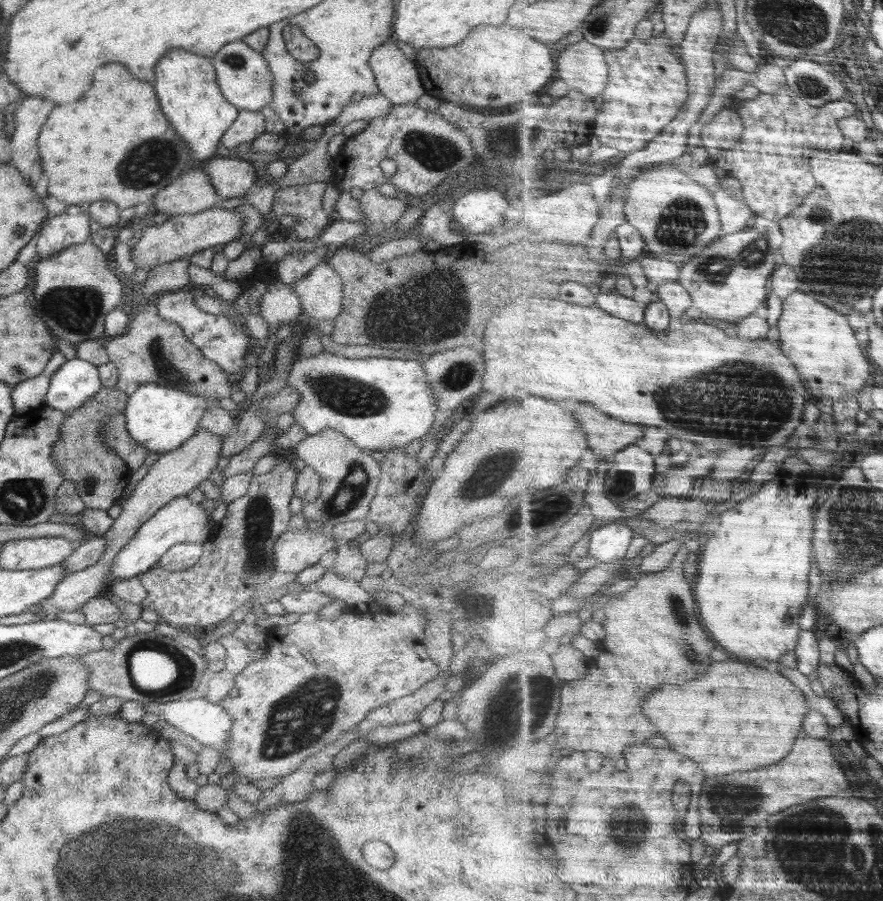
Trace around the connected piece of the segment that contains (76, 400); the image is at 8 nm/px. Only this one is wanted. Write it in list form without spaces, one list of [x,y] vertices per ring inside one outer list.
[[[80,358],[66,360],[52,373],[45,404],[65,415],[84,406],[102,388],[98,367]]]

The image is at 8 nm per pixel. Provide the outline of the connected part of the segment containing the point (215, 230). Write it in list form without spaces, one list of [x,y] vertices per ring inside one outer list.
[[[210,207],[197,214],[172,215],[160,226],[149,223],[140,241],[132,246],[132,260],[137,269],[152,268],[167,262],[177,261],[182,257],[190,258],[195,252],[209,249],[220,243],[238,239],[243,233],[243,214],[236,208]]]

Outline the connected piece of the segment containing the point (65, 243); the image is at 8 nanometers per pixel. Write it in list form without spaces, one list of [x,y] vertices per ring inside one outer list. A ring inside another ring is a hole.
[[[66,205],[64,212],[50,218],[48,225],[44,227],[42,235],[36,242],[38,255],[42,259],[50,258],[67,247],[89,241],[90,223],[84,207]]]

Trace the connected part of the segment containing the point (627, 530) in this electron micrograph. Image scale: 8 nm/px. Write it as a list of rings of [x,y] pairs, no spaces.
[[[625,520],[607,523],[591,534],[589,553],[601,562],[616,562],[628,554],[628,548],[638,532]]]

